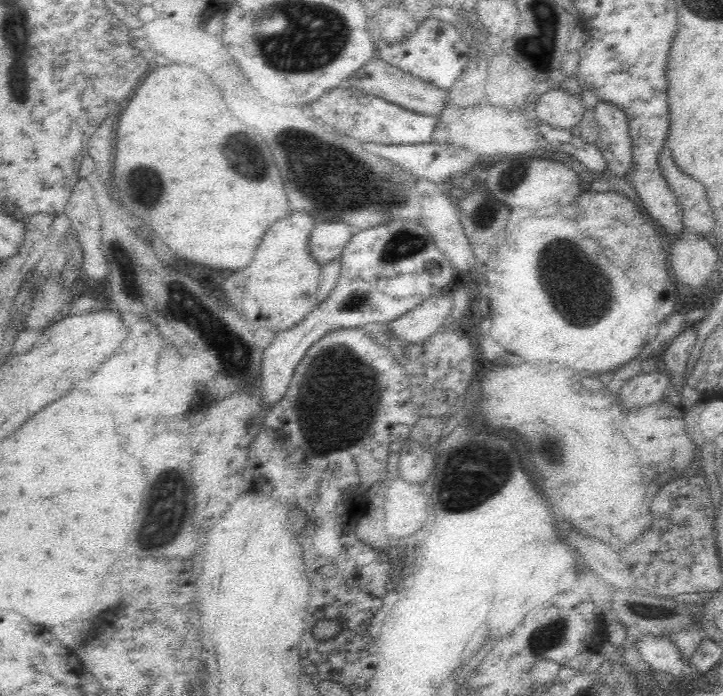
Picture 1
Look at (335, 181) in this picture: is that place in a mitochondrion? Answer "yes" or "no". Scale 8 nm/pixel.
yes

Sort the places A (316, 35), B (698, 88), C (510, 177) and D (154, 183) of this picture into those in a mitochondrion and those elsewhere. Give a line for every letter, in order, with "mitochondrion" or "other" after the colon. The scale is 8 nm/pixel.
A: mitochondrion
B: other
C: mitochondrion
D: mitochondrion

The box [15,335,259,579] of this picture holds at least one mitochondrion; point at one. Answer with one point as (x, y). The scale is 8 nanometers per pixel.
(169, 493)

